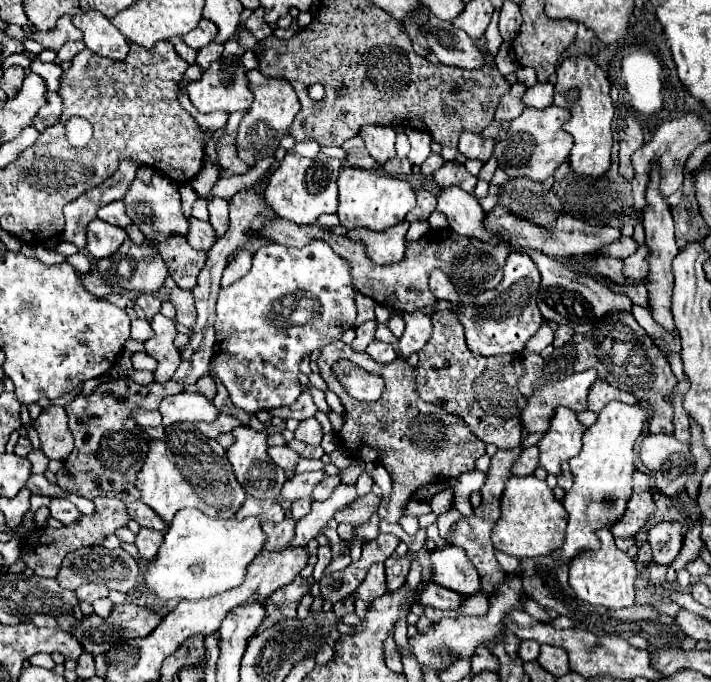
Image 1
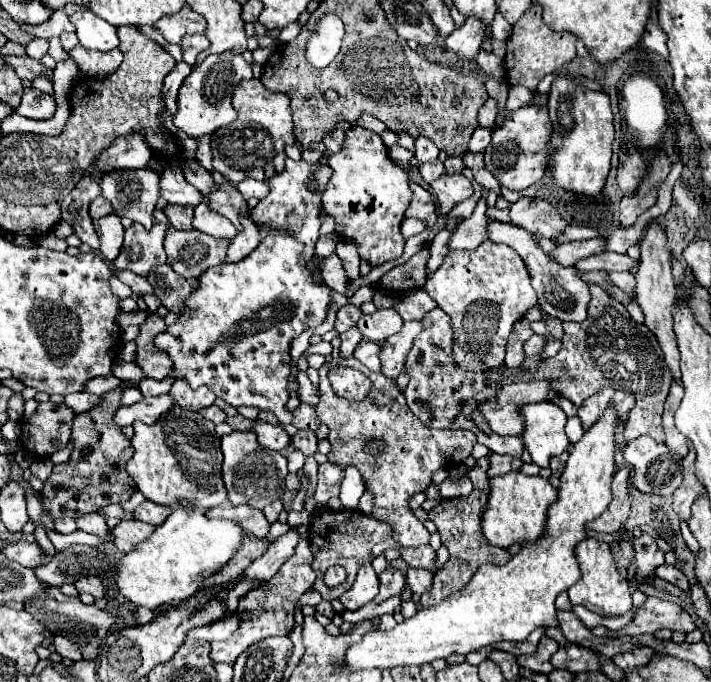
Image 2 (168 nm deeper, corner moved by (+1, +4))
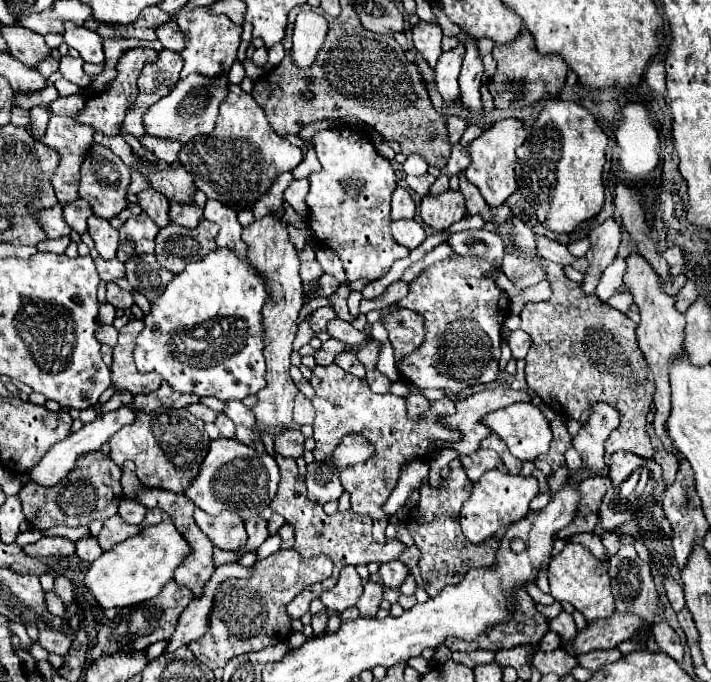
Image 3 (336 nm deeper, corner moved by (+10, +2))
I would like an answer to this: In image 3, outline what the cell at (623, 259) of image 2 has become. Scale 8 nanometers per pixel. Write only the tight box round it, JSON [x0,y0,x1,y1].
[536,237,576,267]

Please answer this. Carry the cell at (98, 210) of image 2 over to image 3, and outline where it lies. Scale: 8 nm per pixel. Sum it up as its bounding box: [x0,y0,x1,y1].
[64,199,94,235]

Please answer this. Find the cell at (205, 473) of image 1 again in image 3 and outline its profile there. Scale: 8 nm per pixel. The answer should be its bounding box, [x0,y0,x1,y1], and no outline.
[110,409,210,495]

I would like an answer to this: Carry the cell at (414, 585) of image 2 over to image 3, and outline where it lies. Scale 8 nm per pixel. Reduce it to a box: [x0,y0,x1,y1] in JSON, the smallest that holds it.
[380,561,408,589]

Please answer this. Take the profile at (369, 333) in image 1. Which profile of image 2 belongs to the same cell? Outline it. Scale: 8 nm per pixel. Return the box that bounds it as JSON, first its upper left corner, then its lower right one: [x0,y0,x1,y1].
[339,327,363,357]

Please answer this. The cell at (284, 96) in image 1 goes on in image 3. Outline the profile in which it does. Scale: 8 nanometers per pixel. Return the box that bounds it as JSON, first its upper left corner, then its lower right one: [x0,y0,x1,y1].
[180,85,302,211]

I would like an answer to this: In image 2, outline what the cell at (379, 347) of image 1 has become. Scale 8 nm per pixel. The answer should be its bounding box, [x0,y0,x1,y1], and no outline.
[353,341,381,373]

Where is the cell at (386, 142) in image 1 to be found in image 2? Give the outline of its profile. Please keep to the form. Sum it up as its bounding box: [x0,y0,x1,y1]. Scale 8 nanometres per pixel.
[323,125,413,267]

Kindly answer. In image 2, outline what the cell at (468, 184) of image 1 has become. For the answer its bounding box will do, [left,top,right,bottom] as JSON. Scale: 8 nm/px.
[431,173,473,215]

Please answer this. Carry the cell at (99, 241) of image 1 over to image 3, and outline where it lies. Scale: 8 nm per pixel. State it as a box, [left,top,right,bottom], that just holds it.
[88,215,118,259]

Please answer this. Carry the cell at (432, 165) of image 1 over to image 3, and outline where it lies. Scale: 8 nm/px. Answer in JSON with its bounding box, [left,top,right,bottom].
[406,173,434,197]

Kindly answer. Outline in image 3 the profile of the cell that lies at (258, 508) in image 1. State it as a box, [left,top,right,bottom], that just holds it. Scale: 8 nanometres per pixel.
[194,507,248,551]

